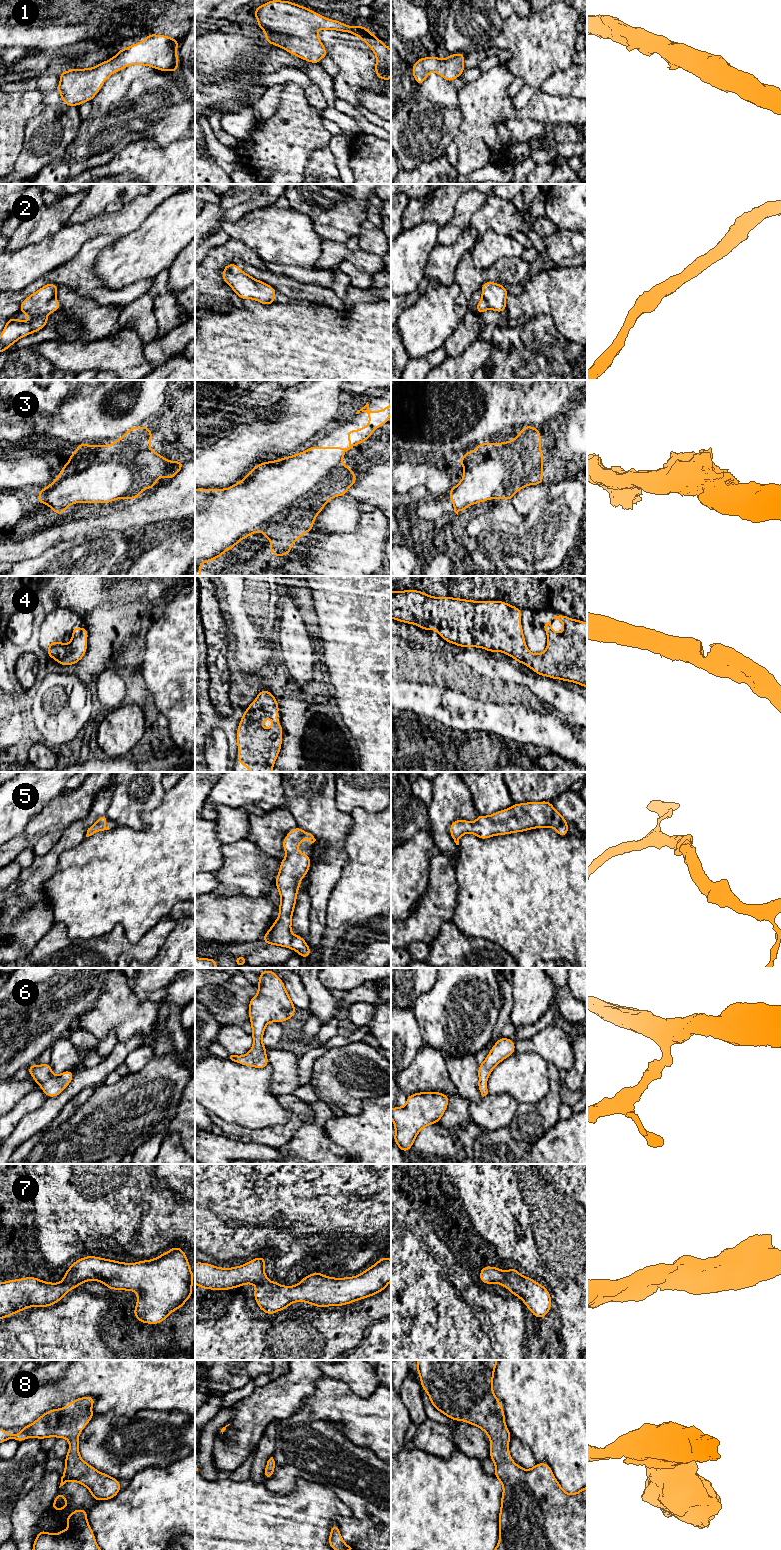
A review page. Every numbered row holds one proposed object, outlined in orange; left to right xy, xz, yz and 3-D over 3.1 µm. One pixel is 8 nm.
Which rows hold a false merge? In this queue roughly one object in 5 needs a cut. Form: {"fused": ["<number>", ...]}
{"fused": []}

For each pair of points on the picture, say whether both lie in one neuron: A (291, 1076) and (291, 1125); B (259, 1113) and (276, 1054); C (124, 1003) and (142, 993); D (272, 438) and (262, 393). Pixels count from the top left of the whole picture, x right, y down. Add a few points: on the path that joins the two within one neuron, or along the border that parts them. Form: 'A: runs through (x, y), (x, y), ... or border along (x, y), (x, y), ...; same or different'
A: border along (291, 1093), (276, 1096); different
B: border along (268, 1064), (271, 1068), (270, 1091), (272, 1093); different
C: border along (131, 981), (133, 993), (139, 999), (146, 1000); different
D: border along (285, 393), (271, 405), (256, 407), (253, 410); different

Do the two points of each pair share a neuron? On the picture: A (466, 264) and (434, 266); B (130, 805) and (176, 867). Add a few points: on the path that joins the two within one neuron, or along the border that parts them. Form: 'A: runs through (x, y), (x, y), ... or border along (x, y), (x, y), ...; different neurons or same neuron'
A: border along (470, 249), (461, 258), (453, 281); different neurons
B: border along (158, 805), (141, 814), (143, 829), (121, 825); different neurons

